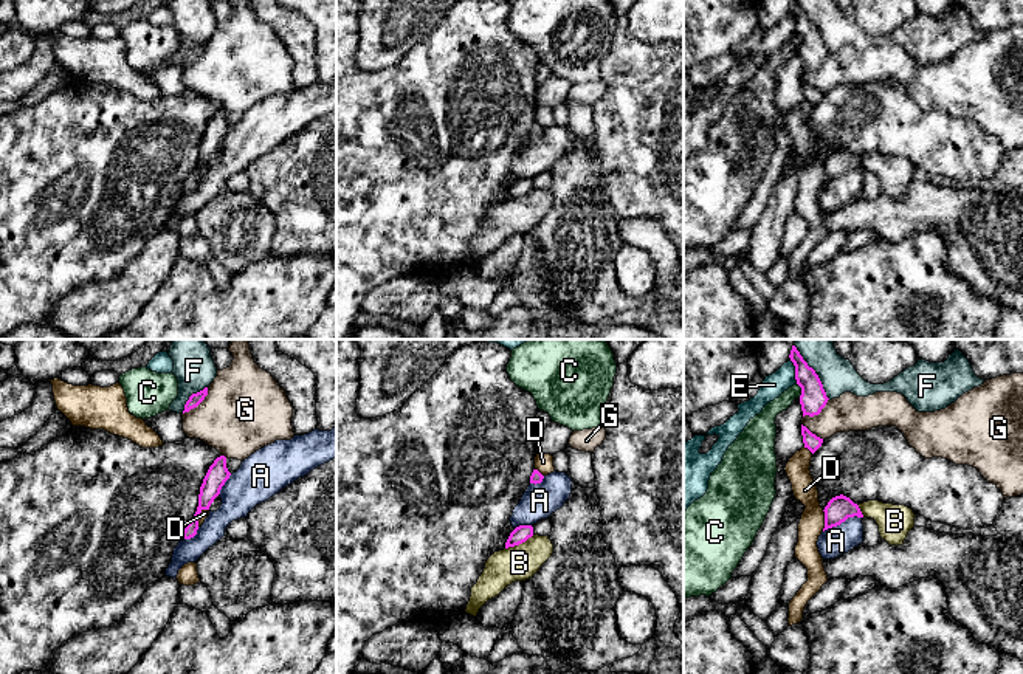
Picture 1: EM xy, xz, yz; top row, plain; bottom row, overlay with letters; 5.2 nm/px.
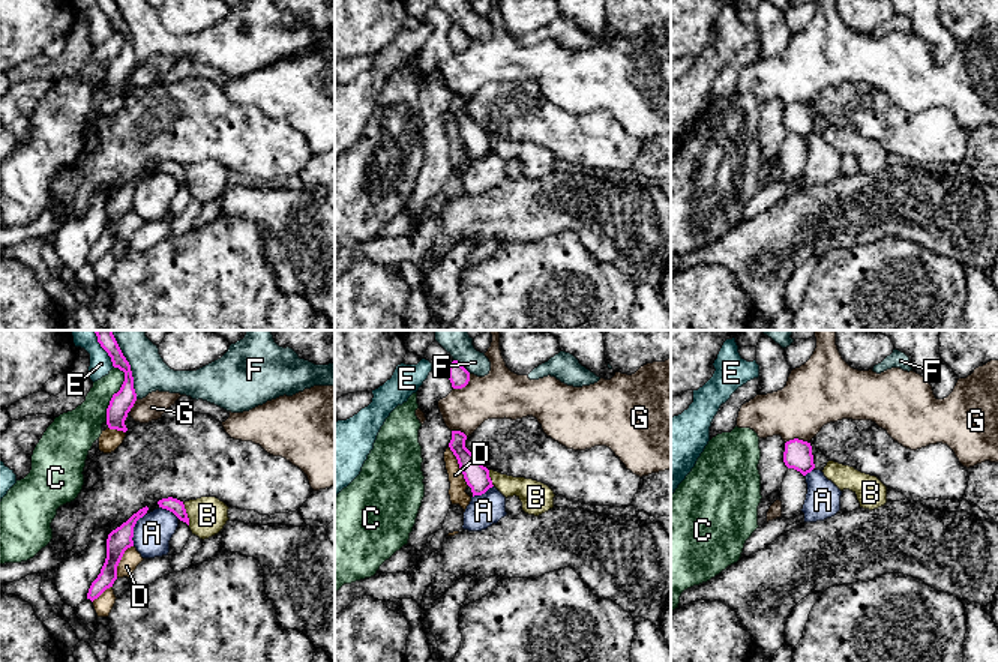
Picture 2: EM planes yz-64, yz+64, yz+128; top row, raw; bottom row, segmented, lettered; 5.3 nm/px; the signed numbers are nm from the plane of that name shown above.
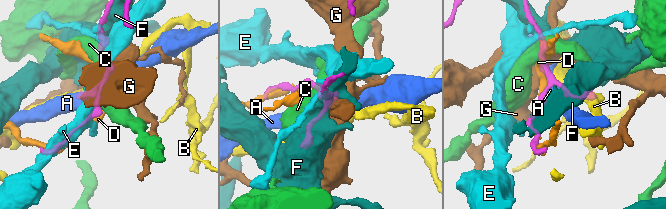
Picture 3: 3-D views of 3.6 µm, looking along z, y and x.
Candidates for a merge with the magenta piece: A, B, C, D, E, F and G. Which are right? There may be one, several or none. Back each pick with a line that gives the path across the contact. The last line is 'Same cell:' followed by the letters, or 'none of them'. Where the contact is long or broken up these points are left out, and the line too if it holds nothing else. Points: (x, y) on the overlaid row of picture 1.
Same cell: none of them

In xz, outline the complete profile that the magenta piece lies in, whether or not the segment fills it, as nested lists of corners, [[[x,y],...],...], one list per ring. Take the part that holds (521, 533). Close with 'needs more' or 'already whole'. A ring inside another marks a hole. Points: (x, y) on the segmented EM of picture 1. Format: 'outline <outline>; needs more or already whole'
outline [[[519,525],[510,533],[510,536],[505,542],[505,548],[519,545],[532,536],[533,536],[533,527],[532,525]]]; already whole

